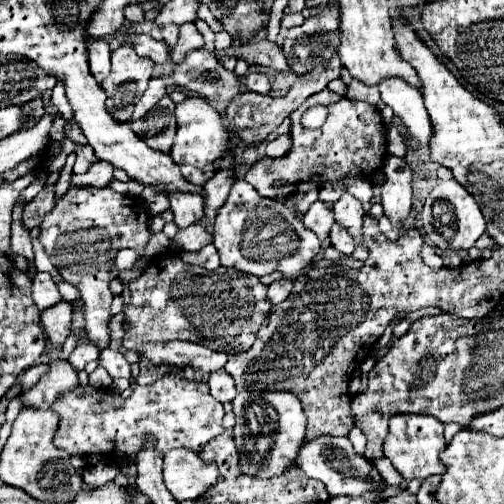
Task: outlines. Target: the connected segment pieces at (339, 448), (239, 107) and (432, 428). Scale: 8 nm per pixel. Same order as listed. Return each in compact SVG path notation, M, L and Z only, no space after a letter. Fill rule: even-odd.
M320 435L318 439L308 439L302 443L298 453L298 467L310 477L318 479L326 485L328 493L332 497L338 495L352 495L352 497L364 497L364 499L382 499L378 495L378 489L384 485L372 485L368 483L370 475L370 461L364 457L358 457L352 449L352 443L348 437L332 437L332 435Z
M338 57L328 61L328 69L324 71L310 71L306 75L300 75L298 81L292 85L292 89L284 95L284 97L268 97L268 95L260 95L260 93L240 93L238 97L234 97L230 101L230 105L226 107L226 121L232 127L232 131L238 133L238 137L246 143L246 145L254 145L260 143L268 137L268 133L272 133L284 117L288 117L294 109L298 109L310 95L314 95L314 89L324 89L332 79L338 79L342 71L342 63Z
M396 415L394 419L390 419L390 433L384 441L384 455L392 461L392 465L404 479L424 481L434 473L442 475L446 471L444 463L440 461L440 451L444 447L444 425L438 419L426 415Z

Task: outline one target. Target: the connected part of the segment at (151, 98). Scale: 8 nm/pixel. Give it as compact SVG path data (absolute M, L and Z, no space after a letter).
M152 77L150 79L150 83L148 83L148 89L144 91L144 95L142 95L142 99L136 103L136 107L134 107L134 115L132 115L132 121L136 121L136 119L142 119L162 97L166 95L166 85L162 83L162 79L156 79L156 77Z

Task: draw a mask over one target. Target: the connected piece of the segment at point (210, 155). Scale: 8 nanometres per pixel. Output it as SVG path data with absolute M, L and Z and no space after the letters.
M186 97L182 103L176 105L176 121L178 121L178 133L172 145L172 159L174 163L182 165L194 165L194 167L206 167L212 161L218 161L228 151L230 143L230 131L224 127L222 115L202 97Z

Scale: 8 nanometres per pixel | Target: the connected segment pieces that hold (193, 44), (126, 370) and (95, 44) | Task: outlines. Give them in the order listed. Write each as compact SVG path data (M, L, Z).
M186 23L186 25L180 27L180 37L178 37L178 43L176 43L176 47L172 49L172 55L170 55L170 57L172 57L174 63L180 63L188 51L200 49L202 45L204 45L204 39L202 39L202 35L198 33L196 25L194 25L194 23Z
M110 347L100 351L98 363L110 373L112 379L116 377L130 377L130 363L124 359L124 355L120 351L112 351Z
M90 41L88 43L88 61L90 61L90 71L98 83L106 79L110 73L110 47L106 41Z

